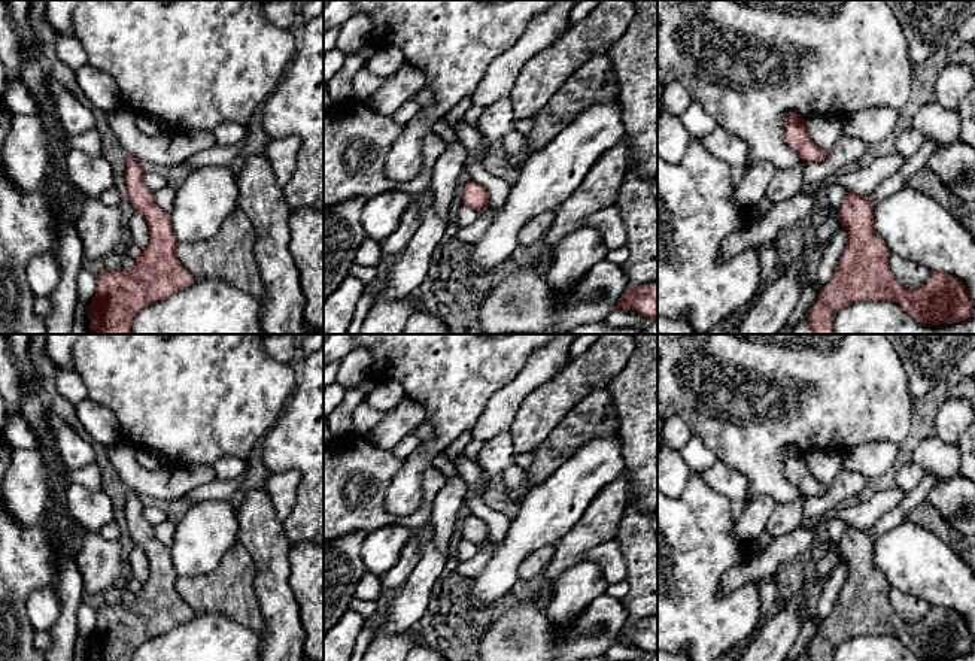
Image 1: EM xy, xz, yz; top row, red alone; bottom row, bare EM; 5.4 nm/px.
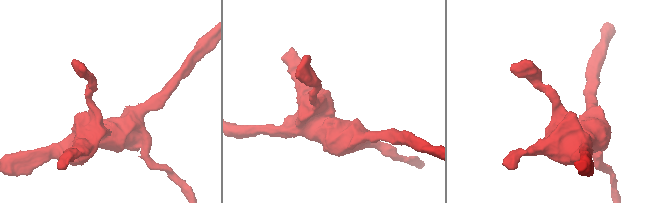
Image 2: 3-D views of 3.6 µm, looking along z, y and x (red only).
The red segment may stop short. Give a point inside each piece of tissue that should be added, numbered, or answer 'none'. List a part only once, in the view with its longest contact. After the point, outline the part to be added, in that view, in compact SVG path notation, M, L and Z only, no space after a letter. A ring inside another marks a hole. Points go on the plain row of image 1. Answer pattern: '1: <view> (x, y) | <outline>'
none

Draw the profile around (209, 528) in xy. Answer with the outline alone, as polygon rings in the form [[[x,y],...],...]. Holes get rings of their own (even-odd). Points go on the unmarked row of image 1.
[[[224,500],[194,503],[176,524],[168,548],[177,576],[201,576],[213,571],[225,552],[237,543],[237,509]]]

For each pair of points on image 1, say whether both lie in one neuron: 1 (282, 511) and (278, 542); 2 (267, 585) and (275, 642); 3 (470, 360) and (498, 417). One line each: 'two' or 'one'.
1: two
2: one
3: two

